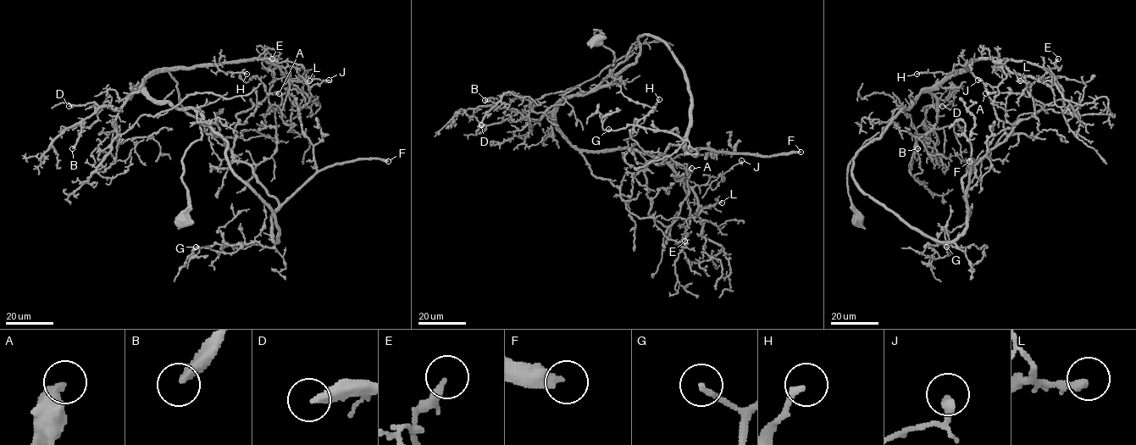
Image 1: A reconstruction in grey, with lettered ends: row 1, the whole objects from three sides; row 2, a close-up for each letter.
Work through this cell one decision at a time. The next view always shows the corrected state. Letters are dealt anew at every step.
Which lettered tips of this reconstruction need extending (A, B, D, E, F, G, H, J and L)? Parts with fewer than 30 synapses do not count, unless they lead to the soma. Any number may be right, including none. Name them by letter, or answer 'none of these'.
B, D, F

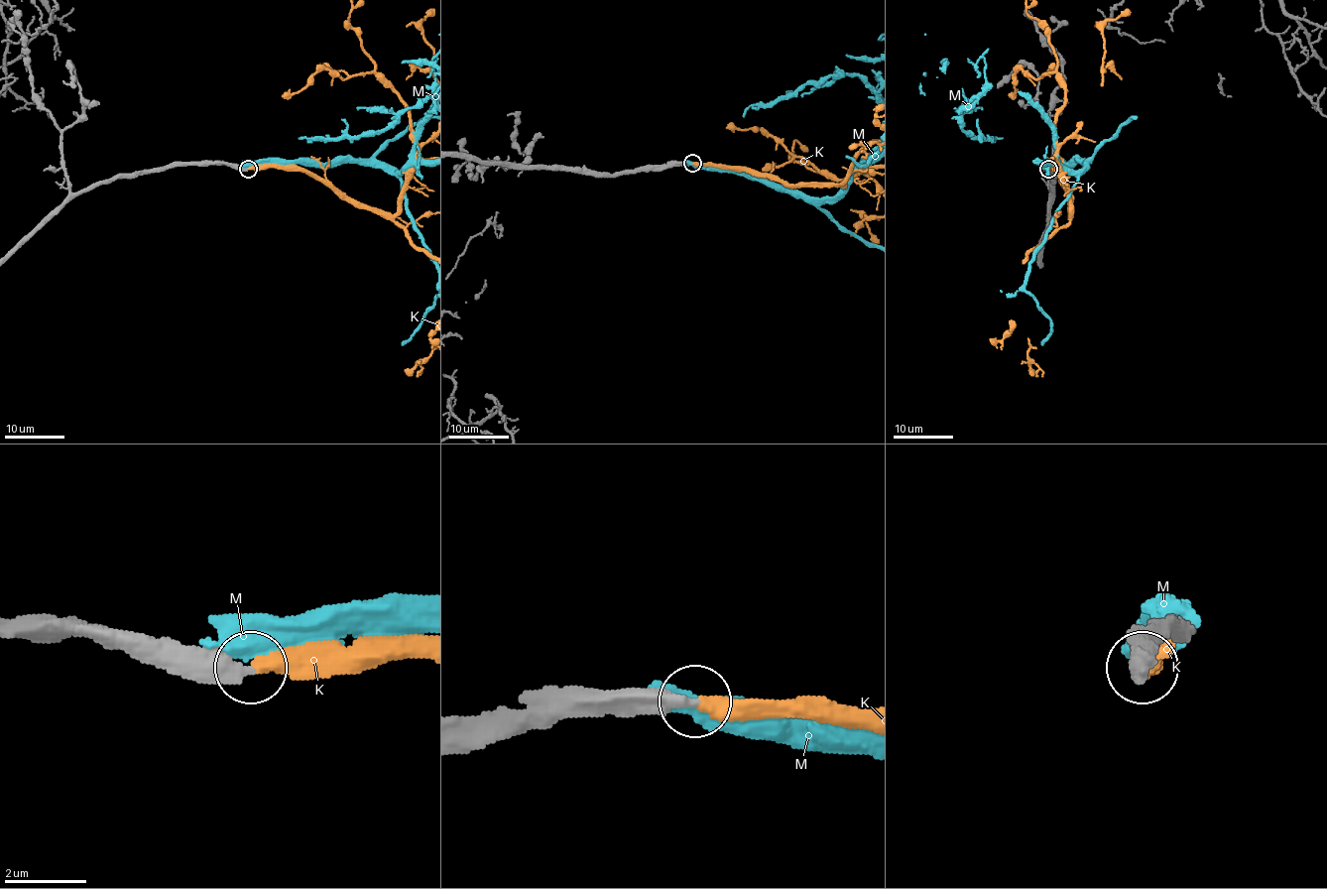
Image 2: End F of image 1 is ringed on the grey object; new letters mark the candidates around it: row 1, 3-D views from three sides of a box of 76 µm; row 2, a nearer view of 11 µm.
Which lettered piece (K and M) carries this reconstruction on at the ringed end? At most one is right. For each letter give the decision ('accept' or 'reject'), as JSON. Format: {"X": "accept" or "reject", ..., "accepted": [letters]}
{"K": "accept", "M": "reject", "accepted": ["K"]}

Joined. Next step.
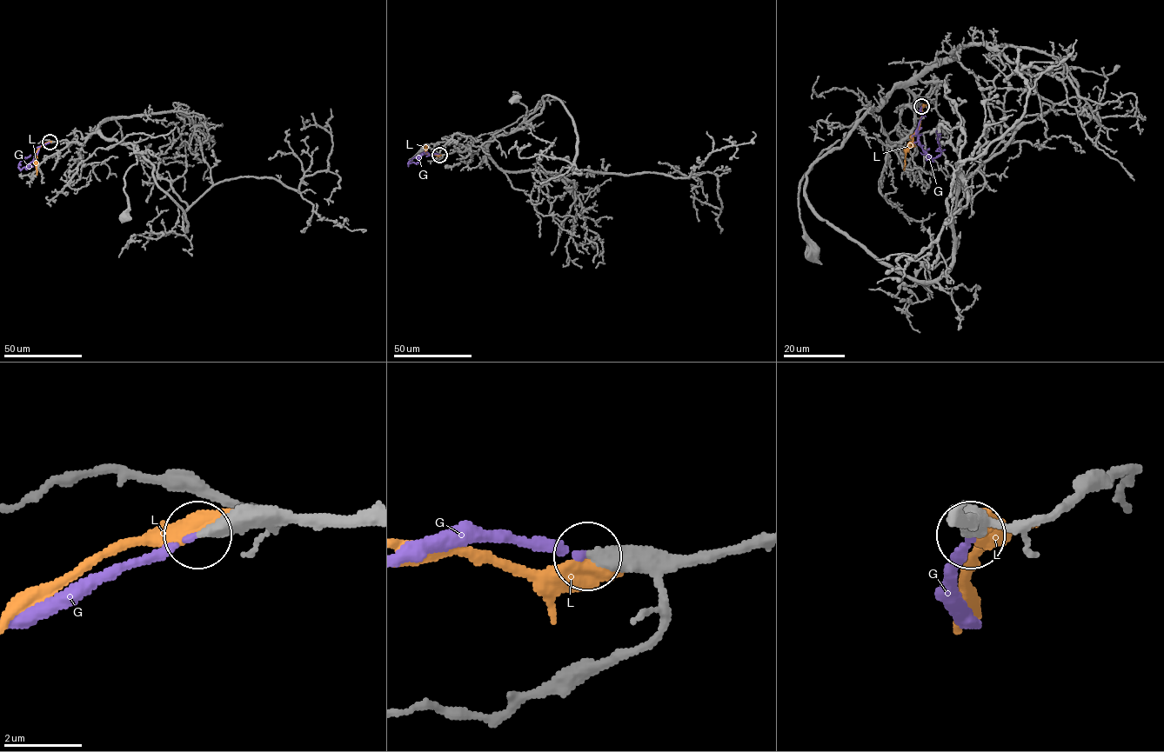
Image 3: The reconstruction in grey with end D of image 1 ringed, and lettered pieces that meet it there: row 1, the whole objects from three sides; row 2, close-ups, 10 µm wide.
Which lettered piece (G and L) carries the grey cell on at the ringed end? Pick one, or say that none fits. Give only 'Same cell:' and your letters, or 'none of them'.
Same cell: G

